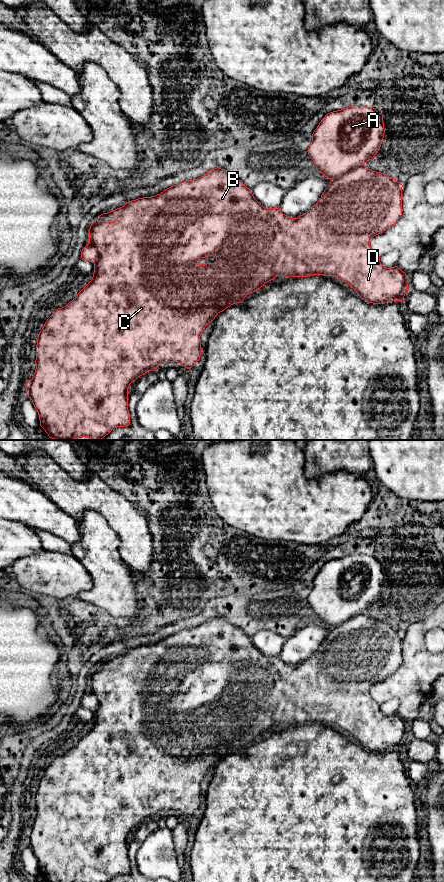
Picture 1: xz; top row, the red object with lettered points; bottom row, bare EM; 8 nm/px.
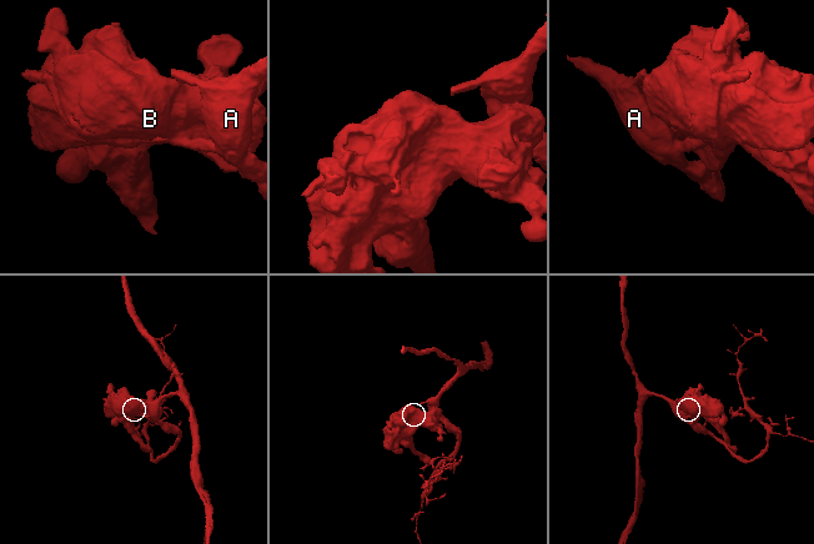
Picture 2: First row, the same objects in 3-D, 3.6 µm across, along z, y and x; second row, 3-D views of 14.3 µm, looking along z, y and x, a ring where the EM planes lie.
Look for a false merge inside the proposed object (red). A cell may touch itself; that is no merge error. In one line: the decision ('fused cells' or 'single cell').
fused cells

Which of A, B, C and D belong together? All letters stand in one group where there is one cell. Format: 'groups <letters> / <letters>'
groups A / B C D

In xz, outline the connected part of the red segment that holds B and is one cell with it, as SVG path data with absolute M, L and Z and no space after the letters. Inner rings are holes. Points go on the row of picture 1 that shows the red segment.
M219 167L209 170L203 176L177 183L160 194L128 201L124 206L99 218L114 218L114 222L94 221L89 229L89 243L98 253L99 259L94 263L94 273L91 281L66 306L56 309L47 319L40 331L36 345L36 369L31 380L26 383L26 394L32 400L38 412L40 426L53 440L75 440L79 437L89 437L92 440L102 440L117 427L130 425L128 410L128 388L130 384L145 373L157 369L162 362L179 362L187 369L192 368L200 359L202 353L200 336L204 328L212 322L216 315L233 304L241 303L244 298L264 286L265 283L277 276L308 277L311 275L335 276L348 283L362 299L373 304L385 304L392 301L402 301L408 291L409 276L397 266L387 268L380 262L380 256L370 247L372 237L381 234L394 225L402 215L402 187L394 178L366 168L357 167L347 174L331 180L324 190L320 200L306 213L298 218L290 218L283 214L280 208L265 208L258 202L251 189L239 179L230 176ZM215 255L215 263L196 264L202 258Z

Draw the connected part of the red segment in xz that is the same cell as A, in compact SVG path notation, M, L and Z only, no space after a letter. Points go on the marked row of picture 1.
M353 105L325 115L312 134L307 152L316 169L334 180L371 160L381 147L384 133L381 113L373 107Z

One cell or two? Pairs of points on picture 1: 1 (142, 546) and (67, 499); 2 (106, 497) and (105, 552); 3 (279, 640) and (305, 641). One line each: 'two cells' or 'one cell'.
1: one cell
2: two cells
3: two cells

